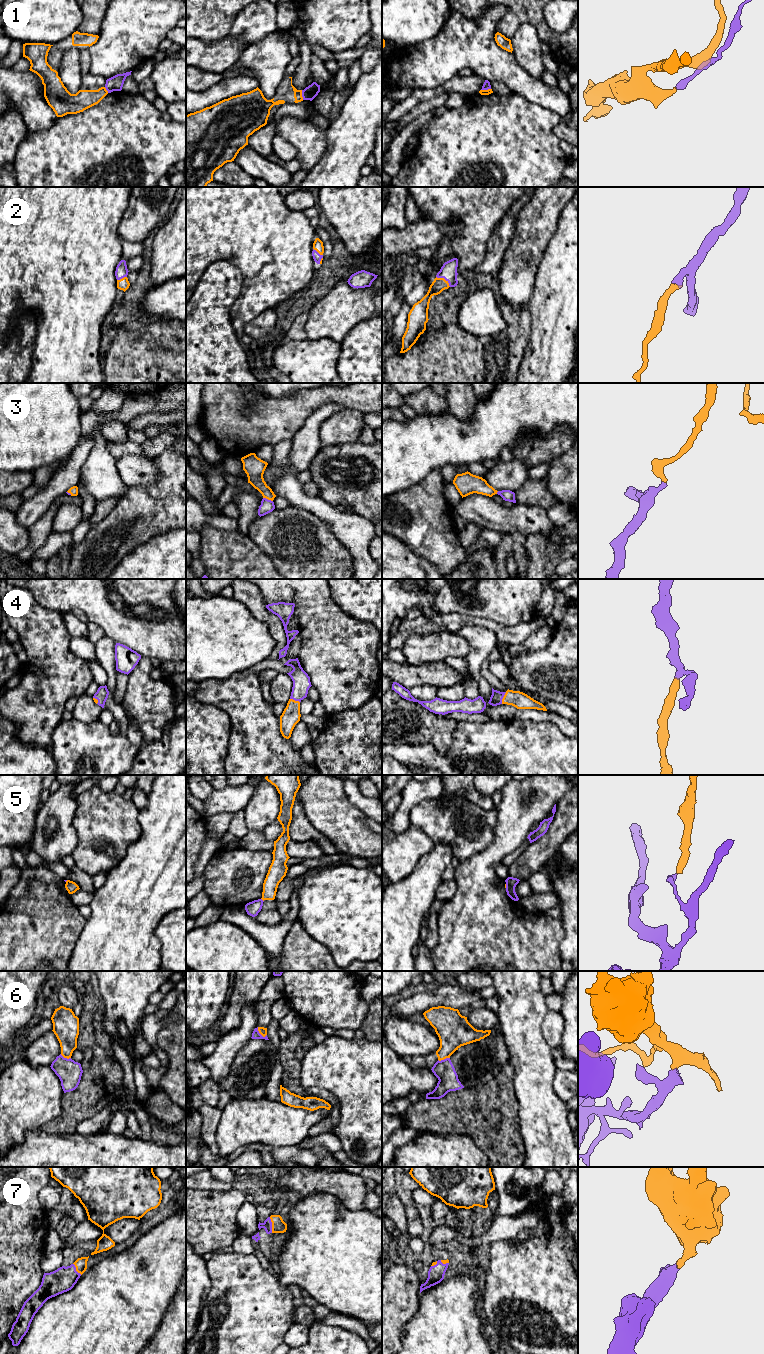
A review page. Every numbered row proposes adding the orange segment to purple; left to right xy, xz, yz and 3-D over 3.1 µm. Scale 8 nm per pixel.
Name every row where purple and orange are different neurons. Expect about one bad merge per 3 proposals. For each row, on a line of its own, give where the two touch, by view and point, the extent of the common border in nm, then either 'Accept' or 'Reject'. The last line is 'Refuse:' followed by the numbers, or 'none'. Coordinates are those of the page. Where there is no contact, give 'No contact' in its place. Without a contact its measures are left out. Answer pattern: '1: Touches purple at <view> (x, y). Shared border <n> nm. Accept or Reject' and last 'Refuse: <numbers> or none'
1: Touches purple at xz (302, 95). Shared border 80 nm. Reject
2: Touches purple at yz (444, 278). Shared border 150 nm. Accept
3: Touches purple at xz (267, 499). Shared border 90 nm. Accept
4: Touches purple at yz (502, 698). Shared border 100 nm. Accept
5: Touches purple at xz (262, 900). Shared border 40 nm. Reject
6: Touches purple at xz (258, 1032). Shared border 110 nm. Reject
7: Touches purple at xz (271, 1225). Shared border 130 nm. Accept
Refuse: 1, 5, 6

